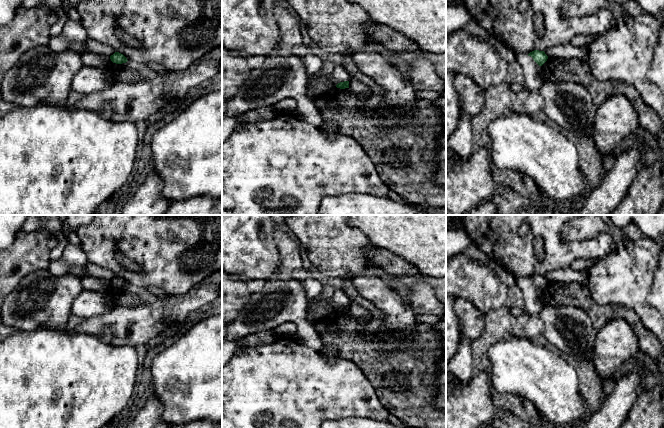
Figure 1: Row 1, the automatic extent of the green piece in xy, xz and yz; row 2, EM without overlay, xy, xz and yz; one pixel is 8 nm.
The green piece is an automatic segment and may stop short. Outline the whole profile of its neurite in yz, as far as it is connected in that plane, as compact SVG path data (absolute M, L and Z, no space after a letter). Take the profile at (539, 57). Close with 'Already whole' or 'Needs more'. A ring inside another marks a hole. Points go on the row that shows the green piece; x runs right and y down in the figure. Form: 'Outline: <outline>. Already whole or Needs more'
Outline: M534 50L528 54L533 60L539 65L542 66L548 59L548 56L544 51Z. Already whole

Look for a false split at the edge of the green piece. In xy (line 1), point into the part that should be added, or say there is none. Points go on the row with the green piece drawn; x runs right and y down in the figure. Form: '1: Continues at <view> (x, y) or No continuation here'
1: No continuation here

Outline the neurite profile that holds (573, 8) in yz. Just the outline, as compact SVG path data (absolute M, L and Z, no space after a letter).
M565 0L562 12L569 17L594 15L602 8L608 7L605 0Z

